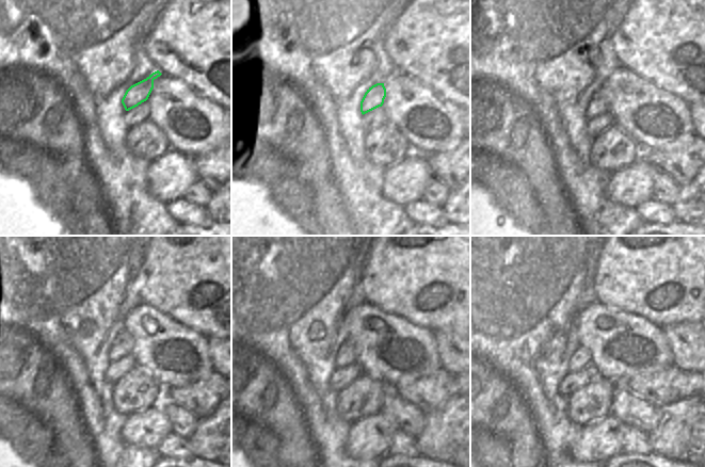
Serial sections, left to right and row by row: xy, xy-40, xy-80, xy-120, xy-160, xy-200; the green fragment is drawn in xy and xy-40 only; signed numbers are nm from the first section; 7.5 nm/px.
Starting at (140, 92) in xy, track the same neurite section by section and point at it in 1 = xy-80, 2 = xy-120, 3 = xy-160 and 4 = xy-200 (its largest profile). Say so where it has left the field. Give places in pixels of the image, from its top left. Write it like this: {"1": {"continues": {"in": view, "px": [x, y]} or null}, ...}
{"1": {"continues": {"in": "xy-80", "px": [599, 105]}}, "2": {"continues": {"in": "xy-120", "px": [122, 344]}}, "3": {"continues": {"in": "xy-160", "px": [345, 356]}}, "4": {"continues": {"in": "xy-200", "px": [581, 358]}}}

